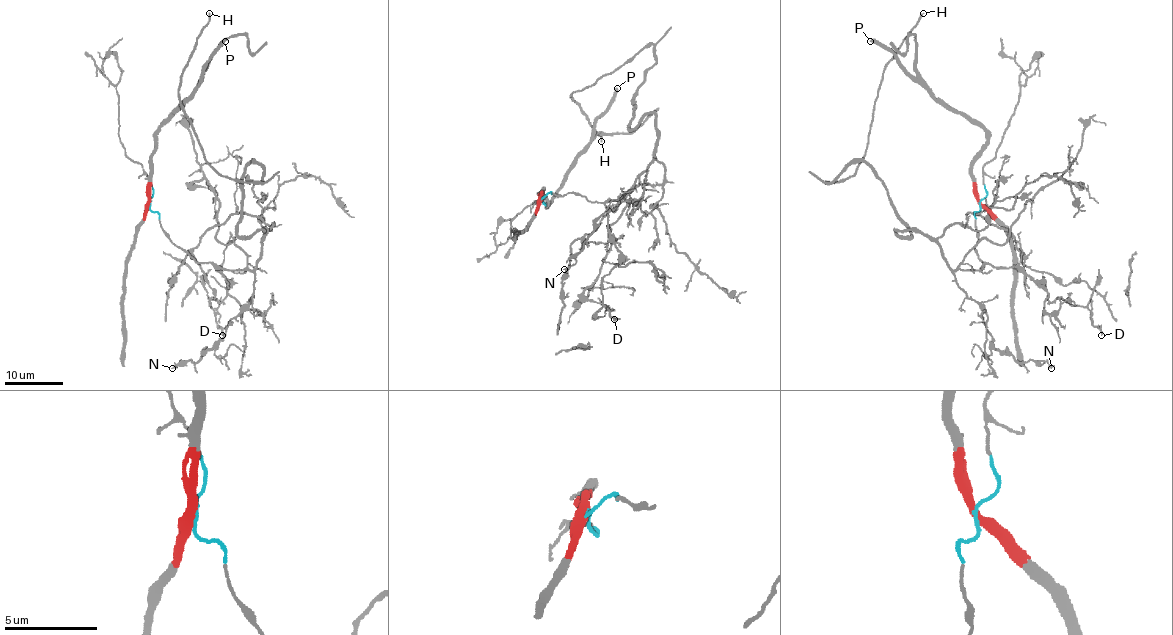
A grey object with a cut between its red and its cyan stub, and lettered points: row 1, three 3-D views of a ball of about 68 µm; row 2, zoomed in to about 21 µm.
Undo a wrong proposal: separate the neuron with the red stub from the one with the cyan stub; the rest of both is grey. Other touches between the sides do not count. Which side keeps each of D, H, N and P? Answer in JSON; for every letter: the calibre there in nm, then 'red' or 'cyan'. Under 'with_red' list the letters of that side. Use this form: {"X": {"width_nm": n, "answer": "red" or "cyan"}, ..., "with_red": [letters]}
{"D": {"width_nm": 200, "answer": "cyan"}, "H": {"width_nm": 190, "answer": "cyan"}, "N": {"width_nm": 160, "answer": "cyan"}, "P": {"width_nm": 400, "answer": "red"}, "with_red": ["P"]}

